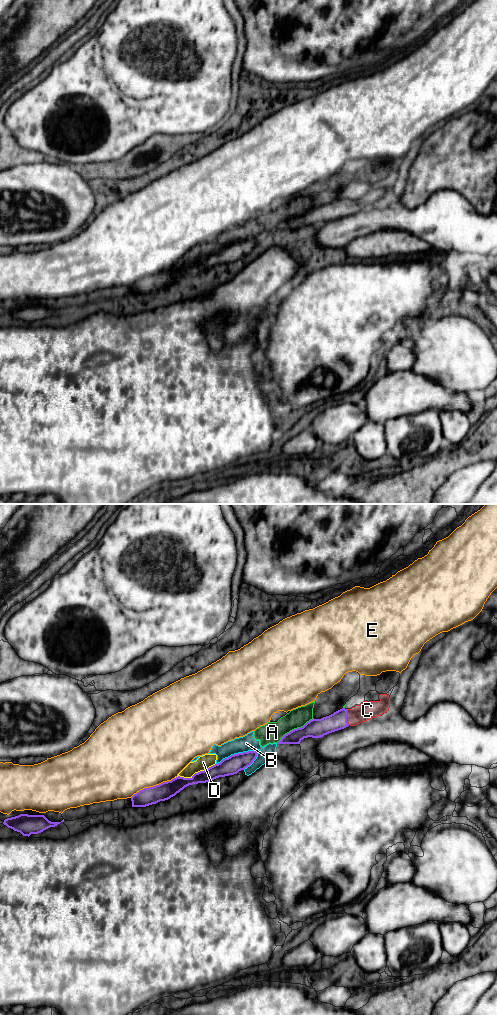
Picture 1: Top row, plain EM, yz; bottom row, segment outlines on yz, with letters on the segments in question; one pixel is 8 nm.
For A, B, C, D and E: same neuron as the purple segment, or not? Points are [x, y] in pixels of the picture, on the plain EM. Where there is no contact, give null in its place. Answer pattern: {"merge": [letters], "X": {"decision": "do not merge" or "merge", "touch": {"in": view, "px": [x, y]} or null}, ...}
{"merge": ["C"], "A": {"decision": "do not merge", "touch": {"in": "yz", "px": [294, 217]}}, "B": {"decision": "do not merge", "touch": {"in": "yz", "px": [238, 241]}}, "C": {"decision": "merge", "touch": {"in": "yz", "px": [346, 205]}}, "D": {"decision": "do not merge", "touch": {"in": "yz", "px": [195, 261]}}, "E": {"decision": "do not merge", "touch": {"in": "yz", "px": [153, 274]}}}

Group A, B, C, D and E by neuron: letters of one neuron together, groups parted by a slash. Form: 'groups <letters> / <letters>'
groups A B D / C / E

